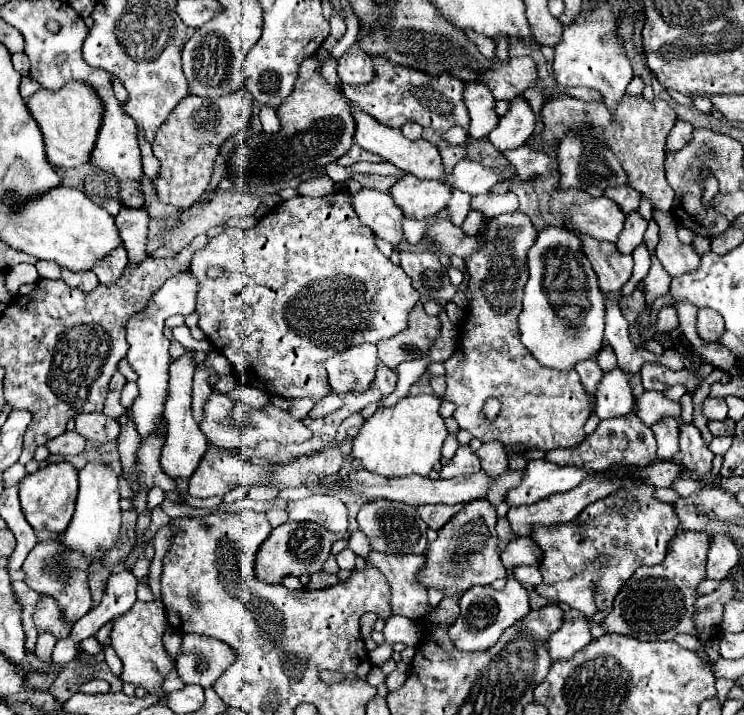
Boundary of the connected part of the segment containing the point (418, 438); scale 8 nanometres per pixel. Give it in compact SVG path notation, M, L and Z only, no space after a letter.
M409 395L401 401L397 401L397 405L391 409L375 411L375 415L365 421L359 437L353 439L351 455L359 463L359 469L365 469L369 473L391 475L391 477L411 475L411 473L429 475L433 471L435 463L439 463L439 459L441 459L441 447L443 447L445 437L447 437L447 427L445 427L443 417L439 415L439 397L435 397L435 395Z

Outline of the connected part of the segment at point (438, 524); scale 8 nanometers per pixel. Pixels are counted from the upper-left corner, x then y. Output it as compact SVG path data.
M433 503L433 505L419 505L421 519L429 525L429 529L439 531L455 513L463 509L463 505L445 505L445 503Z

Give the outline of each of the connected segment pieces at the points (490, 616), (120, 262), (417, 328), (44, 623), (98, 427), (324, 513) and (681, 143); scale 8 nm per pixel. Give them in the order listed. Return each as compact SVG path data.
M507 571L507 583L503 589L493 589L491 585L477 585L461 595L461 613L455 625L449 629L449 635L455 647L461 651L485 651L497 643L499 635L507 627L523 619L529 611L529 591L513 577L511 571Z
M119 247L109 257L99 261L93 267L93 271L95 271L95 275L99 277L101 283L109 285L109 283L115 283L123 275L125 267L127 267L127 251L125 251L125 247Z
M417 303L409 313L409 327L395 337L377 343L379 359L385 367L397 369L399 363L411 359L425 359L431 345L439 339L441 321L423 311L423 305Z
M53 597L41 599L37 603L33 619L35 619L37 629L57 631L57 639L65 639L69 635L69 631L61 631L61 623L57 623L57 603L53 603Z
M81 413L75 417L75 431L89 441L109 443L119 435L119 423L103 413Z
M313 495L309 499L287 501L285 511L293 521L315 521L331 533L347 531L347 507L331 495Z
M675 121L673 129L667 135L665 151L667 153L675 153L675 151L683 149L689 143L691 135L693 135L693 125L691 123L687 123L687 121Z

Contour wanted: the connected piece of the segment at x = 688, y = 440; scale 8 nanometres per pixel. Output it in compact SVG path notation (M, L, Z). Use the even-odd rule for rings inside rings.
M681 423L681 451L679 451L679 461L689 469L691 473L697 475L699 481L709 483L713 487L719 487L721 477L711 473L711 461L713 453L705 445L699 429L695 425L683 425Z

